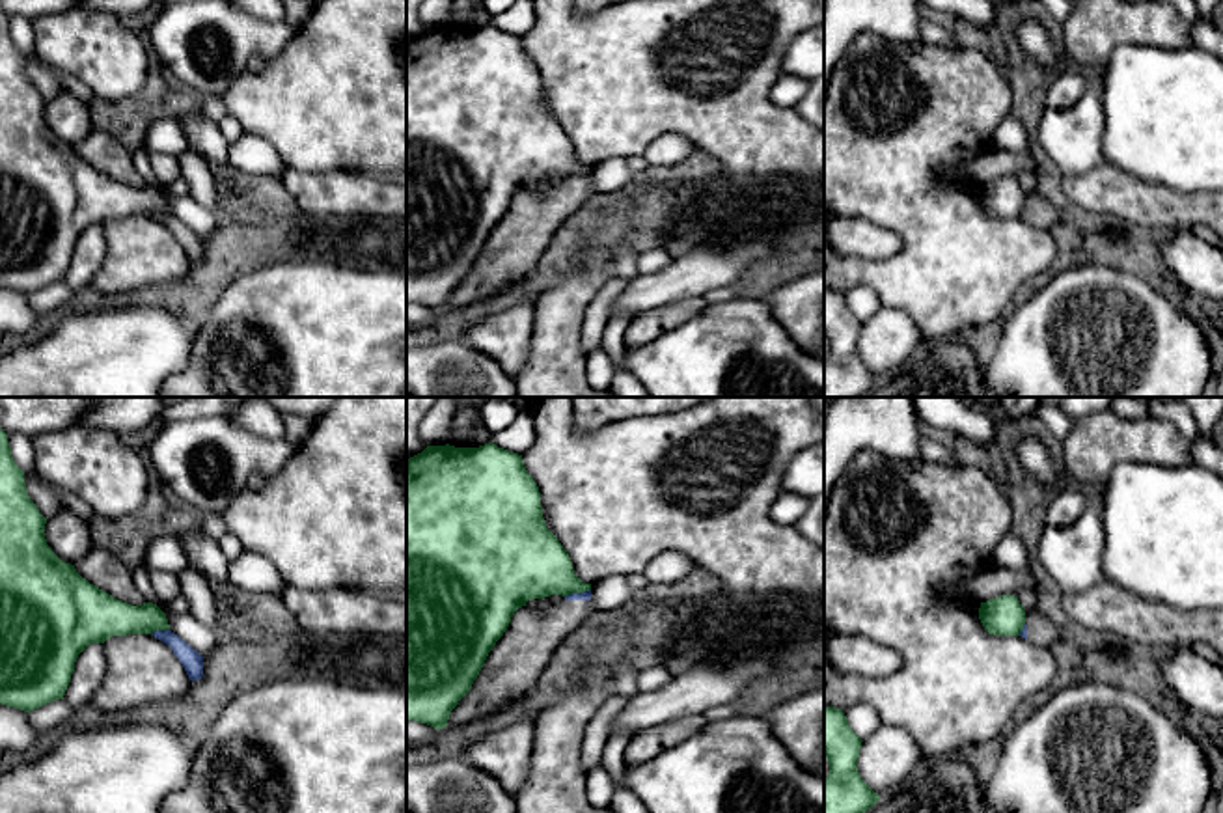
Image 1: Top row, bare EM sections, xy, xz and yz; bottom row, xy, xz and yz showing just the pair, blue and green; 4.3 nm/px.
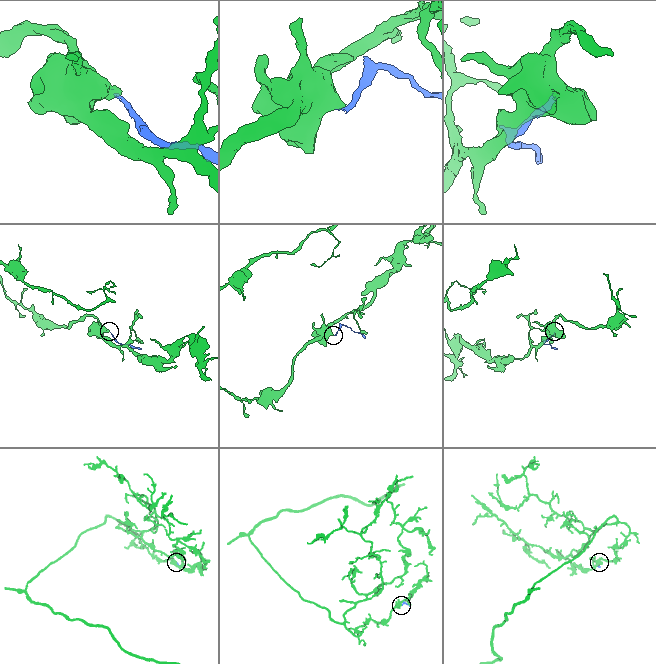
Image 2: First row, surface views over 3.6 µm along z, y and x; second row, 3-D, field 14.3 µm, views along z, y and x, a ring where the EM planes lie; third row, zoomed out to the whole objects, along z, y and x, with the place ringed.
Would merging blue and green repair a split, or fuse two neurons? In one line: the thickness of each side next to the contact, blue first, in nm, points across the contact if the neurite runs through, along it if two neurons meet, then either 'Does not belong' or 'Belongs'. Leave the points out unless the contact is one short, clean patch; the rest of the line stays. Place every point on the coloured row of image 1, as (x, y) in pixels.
Thickness 90 nm (blue) against 190 nm. Boundary: xy (168, 629), (157, 629), (151, 634). Does not belong

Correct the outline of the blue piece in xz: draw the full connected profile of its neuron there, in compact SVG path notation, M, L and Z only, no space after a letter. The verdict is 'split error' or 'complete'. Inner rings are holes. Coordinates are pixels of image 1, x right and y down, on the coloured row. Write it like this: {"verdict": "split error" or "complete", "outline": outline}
{"verdict": "split error", "outline": "M591 589L570 593L544 612L518 608L447 725L466 725L529 699L554 653L570 645L570 636L593 610Z"}

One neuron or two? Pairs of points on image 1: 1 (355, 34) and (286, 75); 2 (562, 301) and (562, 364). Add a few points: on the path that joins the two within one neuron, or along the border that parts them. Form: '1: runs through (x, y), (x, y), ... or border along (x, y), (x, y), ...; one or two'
1: runs through (338, 51), (314, 75), (302, 75); one
2: runs through (562, 316), (562, 349); one

